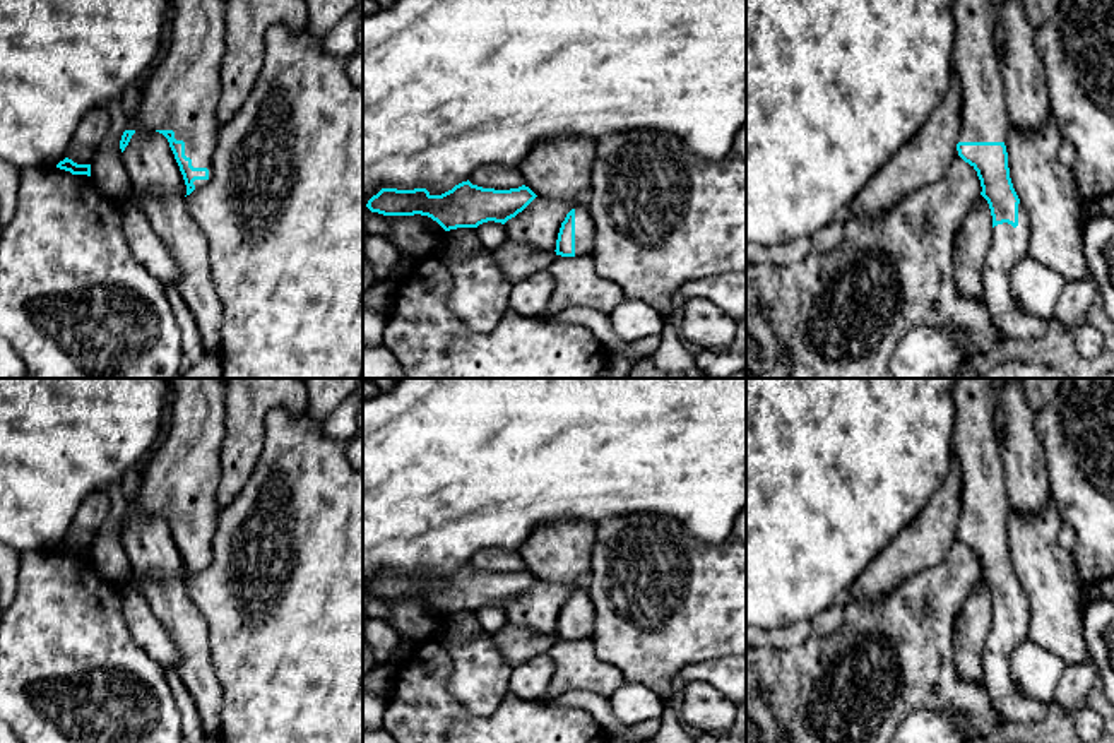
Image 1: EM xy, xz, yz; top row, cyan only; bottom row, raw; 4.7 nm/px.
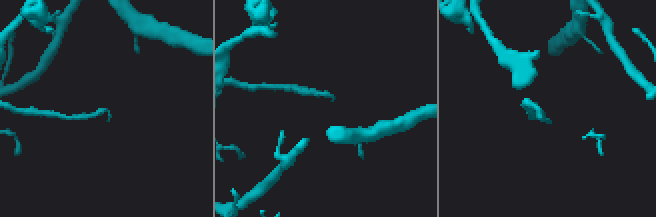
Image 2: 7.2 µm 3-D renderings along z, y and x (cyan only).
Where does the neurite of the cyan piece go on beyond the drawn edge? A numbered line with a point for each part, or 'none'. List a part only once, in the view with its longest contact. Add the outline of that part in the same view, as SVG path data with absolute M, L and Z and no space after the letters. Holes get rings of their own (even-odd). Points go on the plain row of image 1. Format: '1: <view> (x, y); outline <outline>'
1: xy (182, 476); outline M171 378L173 406L171 425L163 445L151 455L139 493L128 502L127 514L173 514L176 524L185 526L185 539L193 551L207 551L207 563L195 563L195 574L207 568L212 560L212 536L216 531L219 505L217 486L221 481L221 445L224 440L224 378Z

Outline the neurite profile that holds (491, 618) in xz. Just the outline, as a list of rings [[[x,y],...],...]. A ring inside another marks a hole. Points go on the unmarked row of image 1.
[[[488,604],[476,611],[483,632],[493,635],[508,623],[507,609],[501,606]]]

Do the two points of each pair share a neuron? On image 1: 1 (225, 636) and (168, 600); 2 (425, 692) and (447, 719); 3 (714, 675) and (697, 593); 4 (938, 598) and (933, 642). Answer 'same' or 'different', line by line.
1: different
2: same
3: different
4: same

